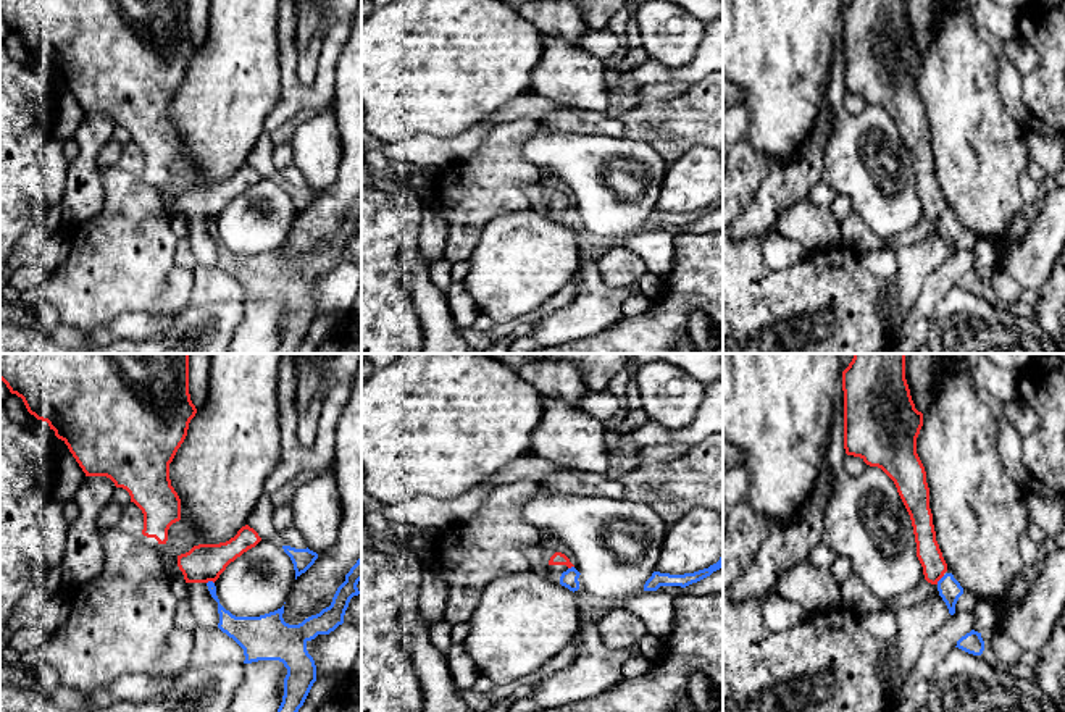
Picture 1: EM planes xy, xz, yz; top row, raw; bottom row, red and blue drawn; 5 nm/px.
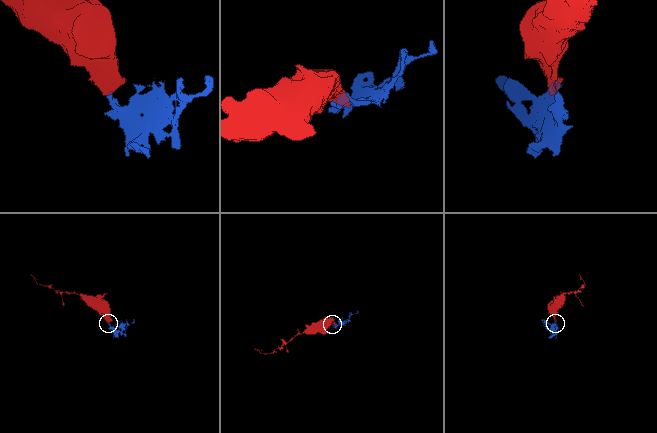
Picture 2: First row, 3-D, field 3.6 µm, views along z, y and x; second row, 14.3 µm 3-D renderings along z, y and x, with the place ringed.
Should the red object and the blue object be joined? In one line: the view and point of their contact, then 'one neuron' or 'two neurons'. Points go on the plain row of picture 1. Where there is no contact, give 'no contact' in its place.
meets red in yz at (939, 217); two neurons

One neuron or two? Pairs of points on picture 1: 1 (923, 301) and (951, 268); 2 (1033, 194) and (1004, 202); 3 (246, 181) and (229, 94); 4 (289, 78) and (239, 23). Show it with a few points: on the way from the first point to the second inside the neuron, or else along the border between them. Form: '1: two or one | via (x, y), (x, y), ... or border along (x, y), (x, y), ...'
1: one | via (931, 293), (944, 276)
2: two | border along (1022, 171), (1019, 194), (1025, 202)
3: two | border along (246, 162), (228, 178), (208, 181)
4: two | border along (275, 28), (279, 71), (279, 97), (276, 102)

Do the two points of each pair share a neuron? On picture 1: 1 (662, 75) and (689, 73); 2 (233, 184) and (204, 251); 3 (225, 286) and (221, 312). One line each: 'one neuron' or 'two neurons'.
1: one neuron
2: one neuron
3: two neurons

